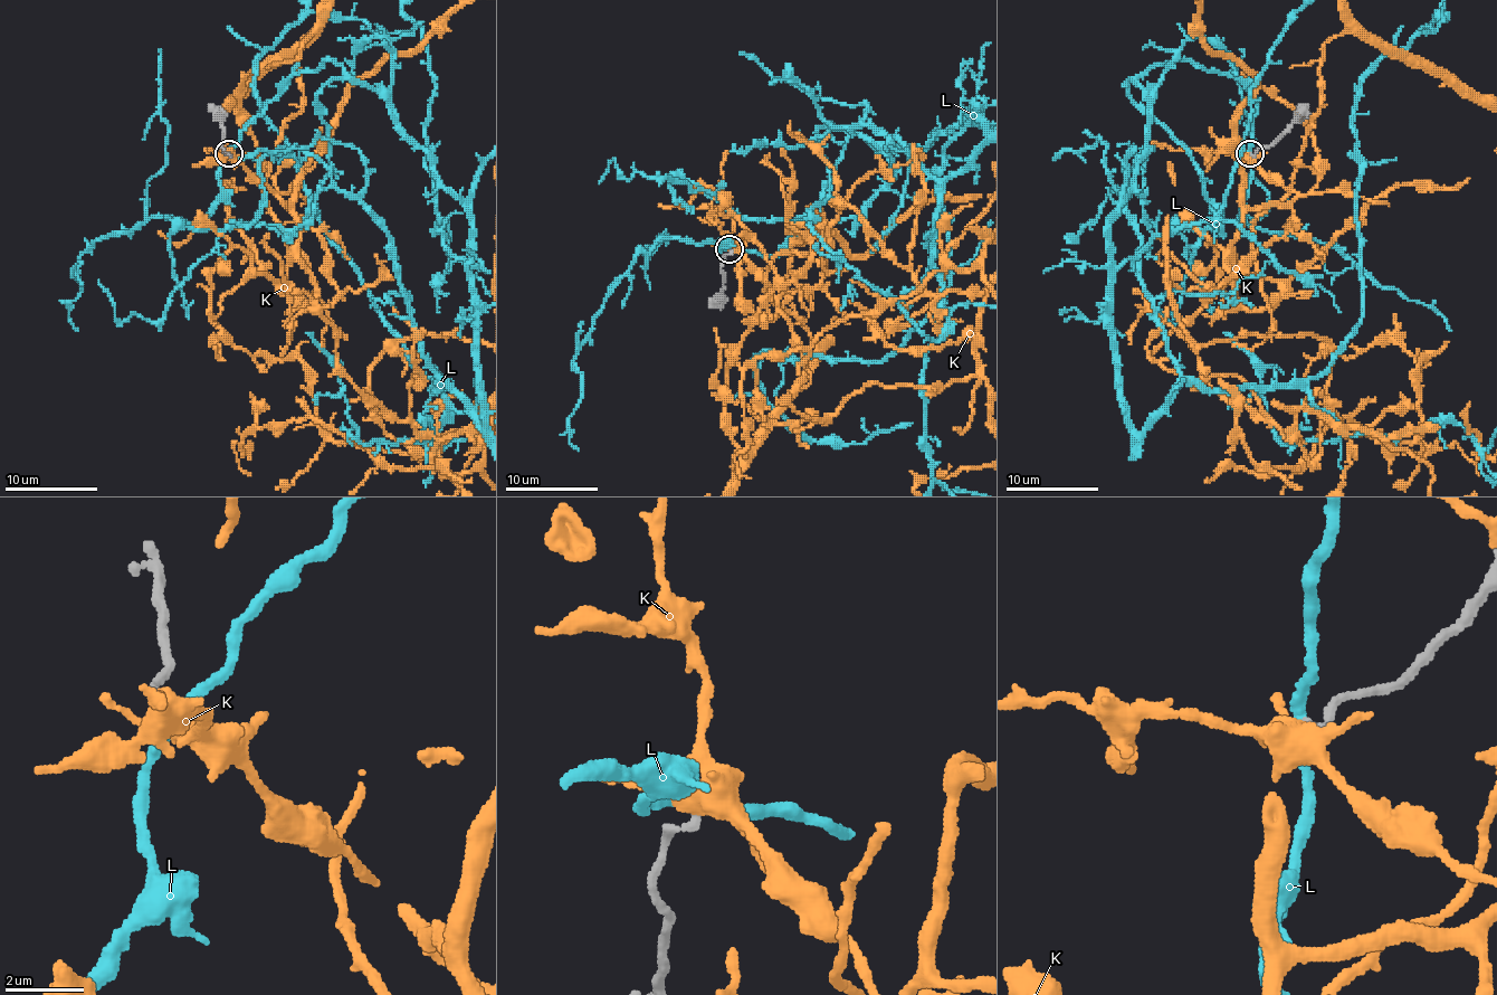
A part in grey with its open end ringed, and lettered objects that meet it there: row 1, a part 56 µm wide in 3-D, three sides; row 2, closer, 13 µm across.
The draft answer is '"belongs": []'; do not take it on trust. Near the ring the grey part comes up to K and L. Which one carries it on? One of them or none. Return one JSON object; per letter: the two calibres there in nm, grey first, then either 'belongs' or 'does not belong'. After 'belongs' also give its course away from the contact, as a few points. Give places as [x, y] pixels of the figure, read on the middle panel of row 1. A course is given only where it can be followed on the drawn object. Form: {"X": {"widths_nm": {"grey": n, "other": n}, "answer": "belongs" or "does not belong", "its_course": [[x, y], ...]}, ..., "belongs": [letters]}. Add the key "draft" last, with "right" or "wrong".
{"K": {"widths_nm": {"grey": 260, "other": 480}, "answer": "does not belong"}, "L": {"widths_nm": {"grey": 220, "other": 320}, "answer": "does not belong"}, "belongs": [], "draft": "right"}

